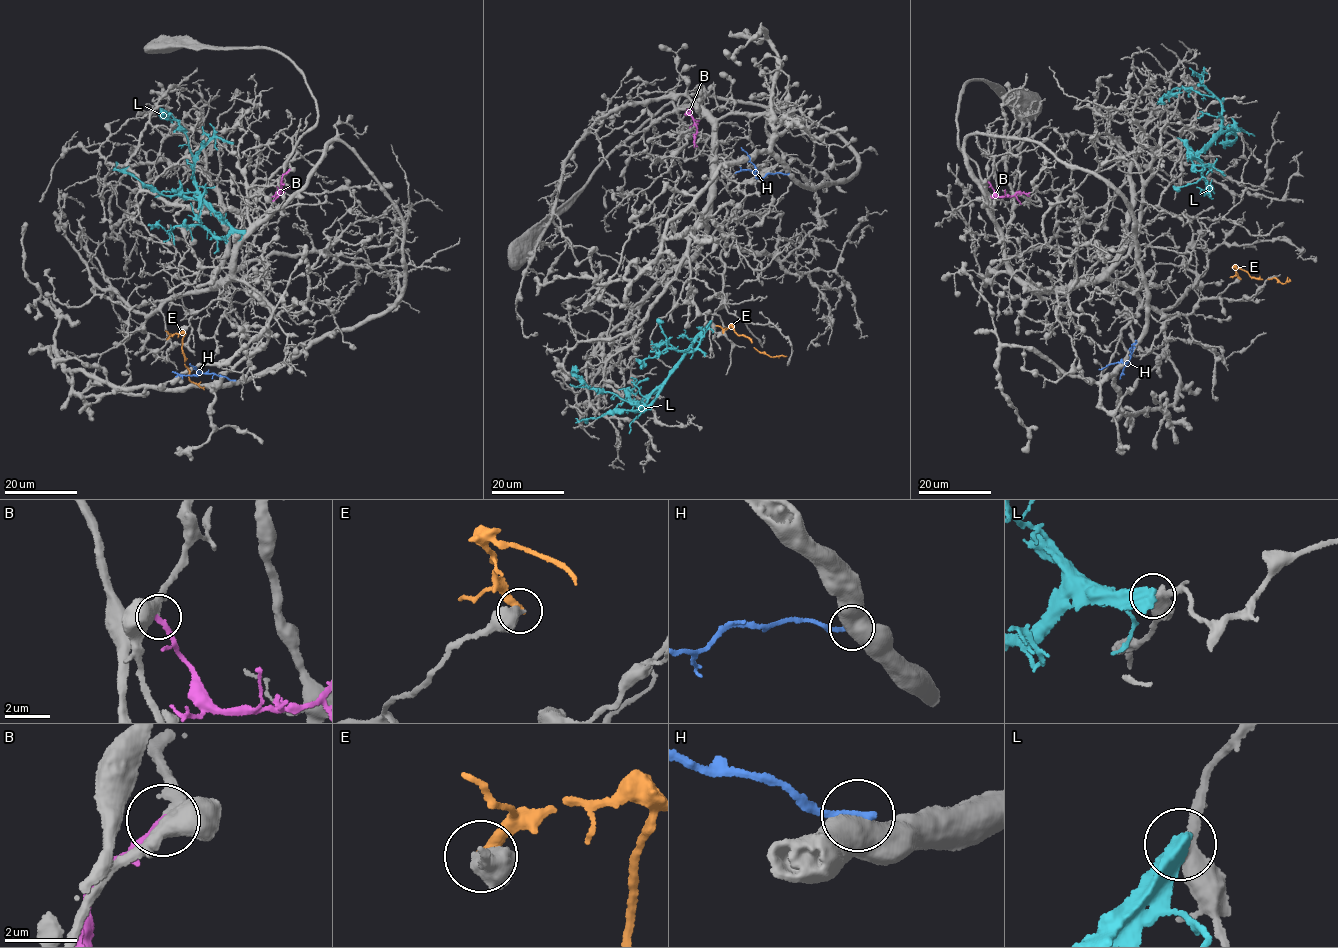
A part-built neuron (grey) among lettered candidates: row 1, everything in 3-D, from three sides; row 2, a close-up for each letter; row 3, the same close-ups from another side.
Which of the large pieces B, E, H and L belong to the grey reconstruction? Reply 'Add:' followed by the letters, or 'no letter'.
Add: no letter

